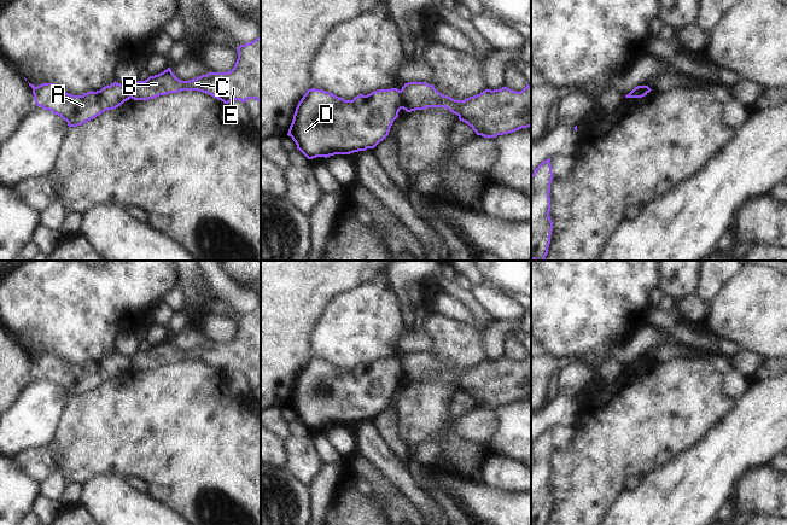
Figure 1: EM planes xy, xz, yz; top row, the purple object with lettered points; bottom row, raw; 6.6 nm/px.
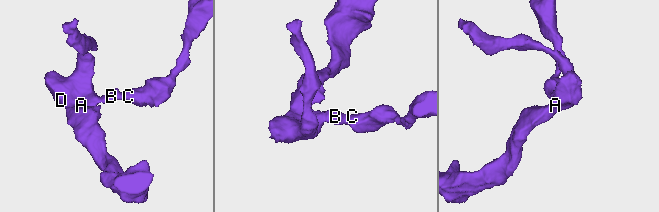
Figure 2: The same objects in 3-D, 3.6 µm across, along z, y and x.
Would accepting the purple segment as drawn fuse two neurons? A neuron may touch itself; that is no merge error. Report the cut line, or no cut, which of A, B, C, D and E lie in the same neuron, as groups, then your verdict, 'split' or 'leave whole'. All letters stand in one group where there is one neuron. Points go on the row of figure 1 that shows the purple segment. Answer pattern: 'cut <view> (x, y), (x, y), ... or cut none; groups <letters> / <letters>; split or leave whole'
cut yz (648, 87), (639, 89), (634, 95); groups A D / B C E; split

